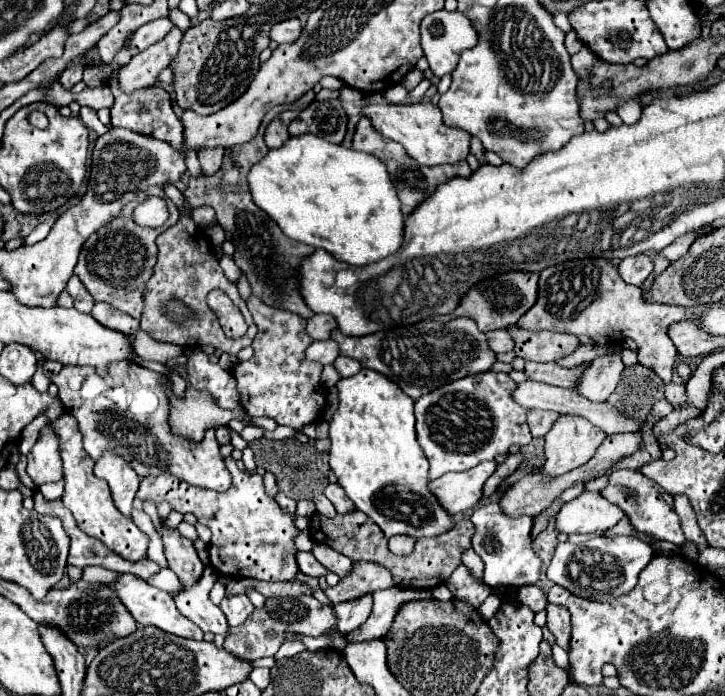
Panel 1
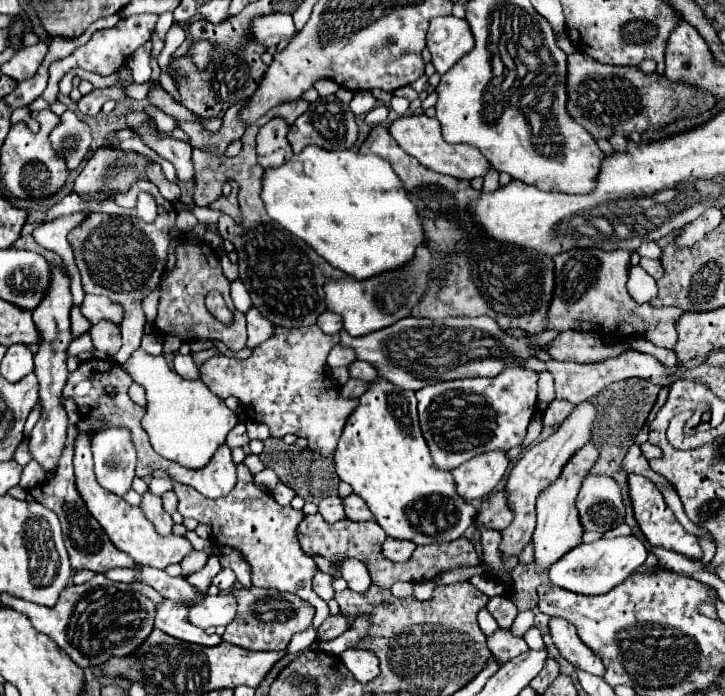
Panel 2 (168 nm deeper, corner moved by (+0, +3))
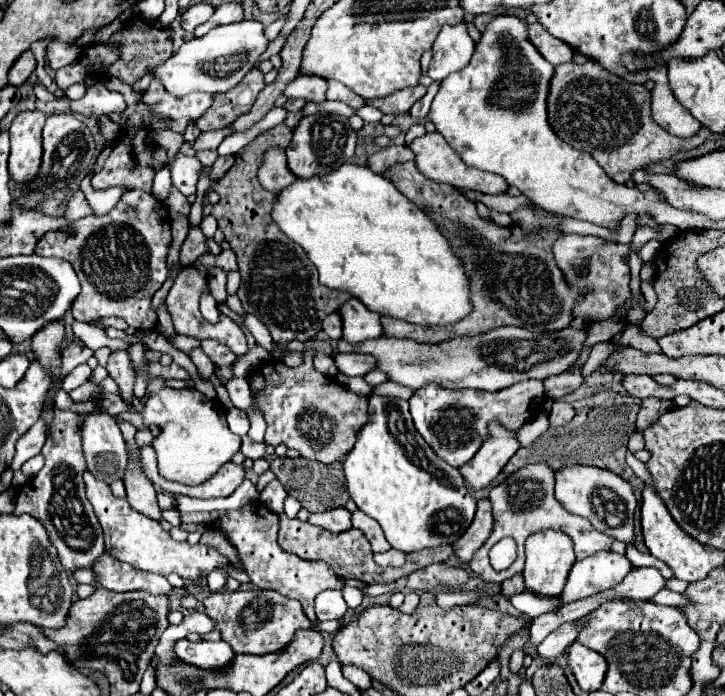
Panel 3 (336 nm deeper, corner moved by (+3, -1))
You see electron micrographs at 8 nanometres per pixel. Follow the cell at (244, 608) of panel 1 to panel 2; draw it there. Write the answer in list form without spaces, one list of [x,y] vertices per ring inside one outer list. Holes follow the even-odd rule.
[[[217,594],[217,596],[205,596],[201,604],[195,604],[189,610],[187,620],[193,626],[209,628],[209,626],[227,626],[235,618],[237,600],[231,594]]]

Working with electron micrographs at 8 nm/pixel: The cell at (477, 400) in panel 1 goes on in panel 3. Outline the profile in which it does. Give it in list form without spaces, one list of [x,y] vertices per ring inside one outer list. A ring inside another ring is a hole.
[[[522,380],[498,392],[488,390],[450,390],[436,384],[426,384],[418,388],[410,398],[410,412],[416,430],[428,442],[428,446],[450,466],[460,468],[478,452],[484,440],[490,436],[488,424],[498,422],[506,430],[520,428],[530,420],[544,402],[544,382],[542,380]]]

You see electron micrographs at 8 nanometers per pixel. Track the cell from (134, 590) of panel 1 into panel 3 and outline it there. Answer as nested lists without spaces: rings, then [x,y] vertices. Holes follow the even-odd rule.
[[[178,640],[174,646],[174,654],[182,660],[186,660],[188,664],[200,666],[200,668],[222,668],[226,664],[230,664],[230,660],[234,658],[234,652],[230,648],[230,644],[226,644],[224,640],[220,642],[190,642],[190,640]]]

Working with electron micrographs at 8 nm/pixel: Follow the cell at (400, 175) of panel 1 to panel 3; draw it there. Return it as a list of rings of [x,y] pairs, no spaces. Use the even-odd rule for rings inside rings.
[[[414,162],[394,164],[386,170],[384,178],[392,180],[394,186],[402,190],[448,240],[452,252],[462,260],[470,280],[472,300],[472,312],[464,320],[440,328],[428,326],[428,332],[424,332],[424,326],[384,316],[382,326],[386,336],[412,338],[418,342],[440,342],[462,334],[488,332],[490,328],[498,326],[520,326],[532,332],[552,332],[570,324],[570,310],[584,290],[570,288],[554,262],[552,244],[558,238],[556,232],[544,232],[542,236],[526,238],[518,226],[500,228],[496,222],[482,218],[476,212],[474,202],[460,194],[458,188],[450,184],[438,184],[422,176]]]

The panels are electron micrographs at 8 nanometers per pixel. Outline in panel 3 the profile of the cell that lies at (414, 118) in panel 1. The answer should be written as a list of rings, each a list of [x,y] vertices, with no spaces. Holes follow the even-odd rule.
[[[430,132],[430,134],[424,134],[420,138],[414,138],[408,148],[414,152],[414,162],[418,166],[418,170],[434,180],[434,182],[446,182],[454,188],[460,188],[460,190],[476,190],[476,192],[484,192],[484,194],[502,194],[508,190],[508,184],[502,176],[498,174],[492,174],[492,172],[484,172],[484,170],[478,170],[478,168],[470,168],[462,162],[462,158],[446,144],[446,140],[442,138],[442,134],[438,132]]]

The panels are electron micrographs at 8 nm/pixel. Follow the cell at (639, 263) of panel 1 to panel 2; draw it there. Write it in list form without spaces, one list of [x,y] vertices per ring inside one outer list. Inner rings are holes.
[[[633,266],[629,272],[629,282],[627,282],[627,290],[631,294],[631,298],[637,304],[647,304],[657,296],[657,286],[655,280],[641,268],[641,266]]]

